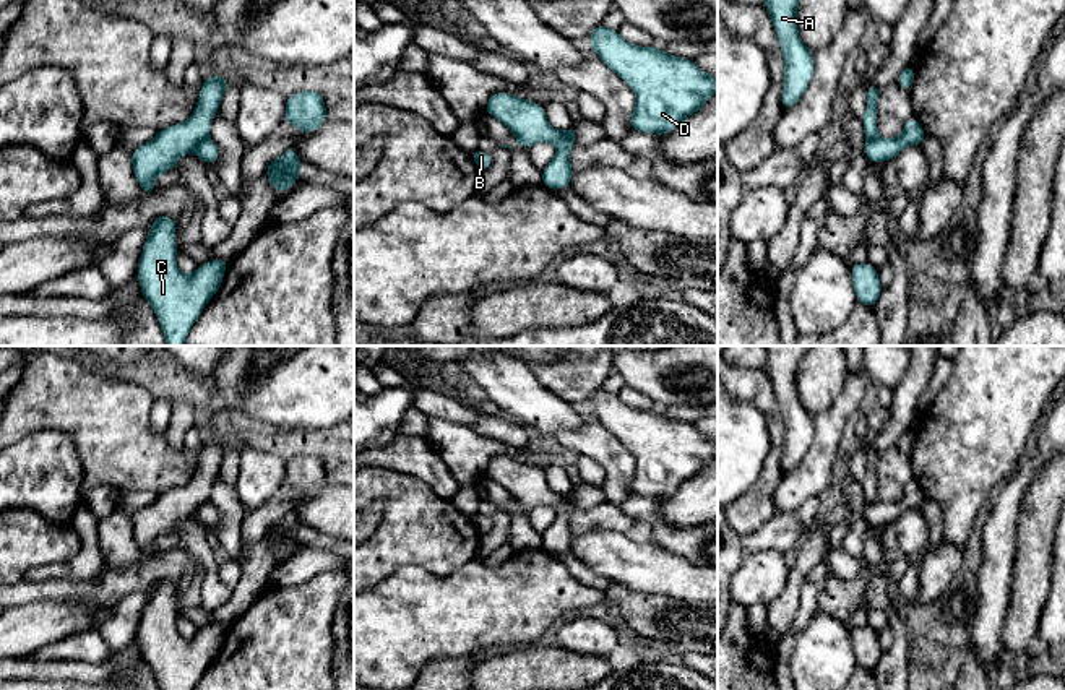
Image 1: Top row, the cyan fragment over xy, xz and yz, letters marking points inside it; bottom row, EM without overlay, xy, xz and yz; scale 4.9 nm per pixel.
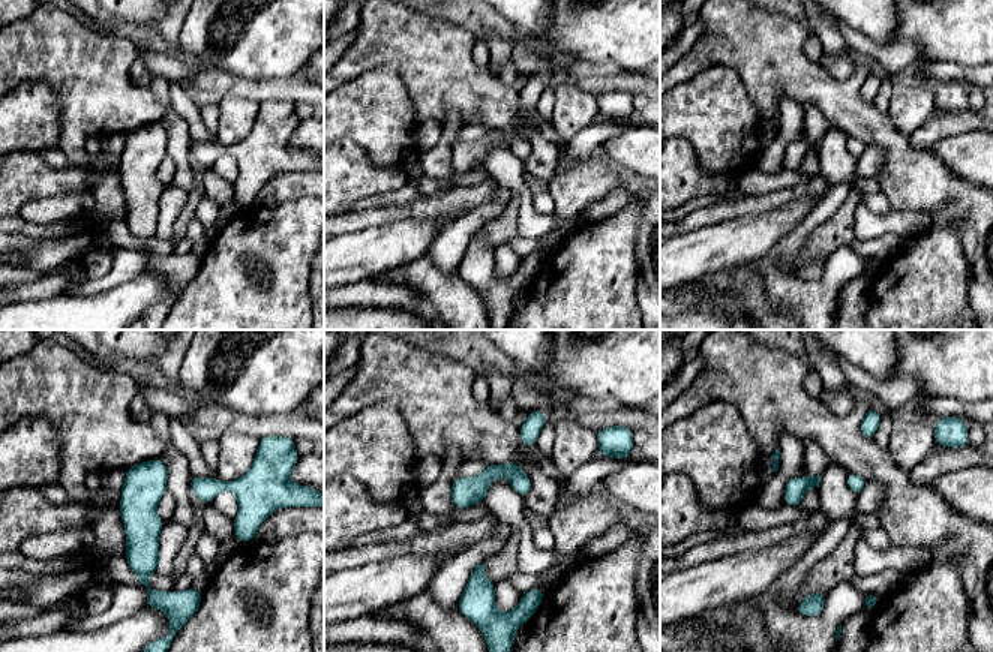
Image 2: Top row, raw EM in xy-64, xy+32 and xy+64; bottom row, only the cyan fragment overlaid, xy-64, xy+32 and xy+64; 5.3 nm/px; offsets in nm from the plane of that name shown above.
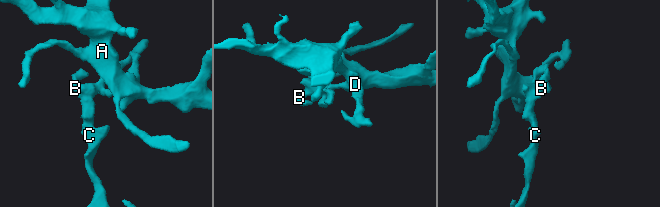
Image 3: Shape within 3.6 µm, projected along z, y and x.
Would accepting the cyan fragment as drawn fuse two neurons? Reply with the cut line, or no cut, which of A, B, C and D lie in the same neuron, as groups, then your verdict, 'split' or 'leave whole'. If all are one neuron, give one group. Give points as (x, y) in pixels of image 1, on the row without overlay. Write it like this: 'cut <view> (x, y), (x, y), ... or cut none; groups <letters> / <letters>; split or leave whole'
cut xy (208, 500), (194, 512); groups A D / B C; split

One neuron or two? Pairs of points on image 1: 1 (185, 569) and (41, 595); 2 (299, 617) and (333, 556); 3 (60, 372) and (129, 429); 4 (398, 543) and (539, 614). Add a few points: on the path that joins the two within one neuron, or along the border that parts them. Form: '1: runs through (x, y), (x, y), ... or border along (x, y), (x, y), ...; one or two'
1: runs through (150, 569), (106, 590), (77, 590); one
2: border along (336, 567), (319, 572), (301, 583), (289, 585); two
3: runs through (77, 382), (112, 416); one
4: border along (478, 557), (444, 575), (434, 575), (416, 565); two

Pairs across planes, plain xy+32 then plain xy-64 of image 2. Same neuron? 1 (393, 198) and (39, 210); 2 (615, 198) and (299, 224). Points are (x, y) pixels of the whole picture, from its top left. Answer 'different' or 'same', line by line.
1: same
2: different

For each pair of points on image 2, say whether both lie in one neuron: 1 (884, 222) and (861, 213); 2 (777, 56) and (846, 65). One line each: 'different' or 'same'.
1: same
2: different

